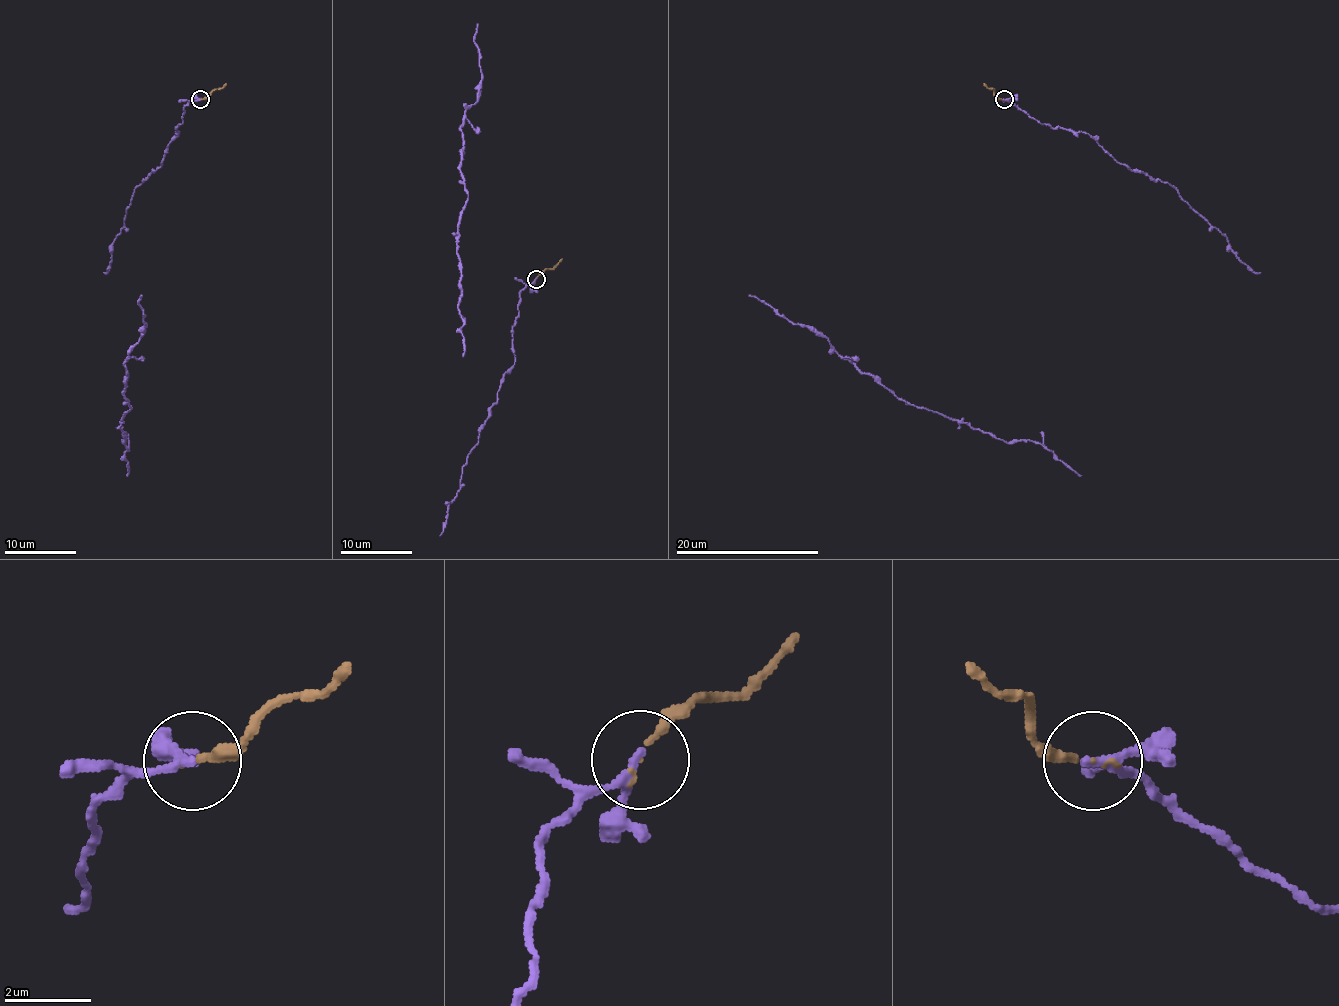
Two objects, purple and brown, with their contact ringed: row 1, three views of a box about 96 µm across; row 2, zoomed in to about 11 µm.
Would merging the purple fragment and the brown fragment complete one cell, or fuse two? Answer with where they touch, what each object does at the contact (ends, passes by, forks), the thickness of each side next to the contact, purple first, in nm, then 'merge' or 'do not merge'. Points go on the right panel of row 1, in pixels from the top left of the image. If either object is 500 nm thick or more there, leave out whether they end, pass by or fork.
at (1004, 99); purple passes by; brown ends there; 180 nm thick on the purple side, 140 nm on the other; merge

